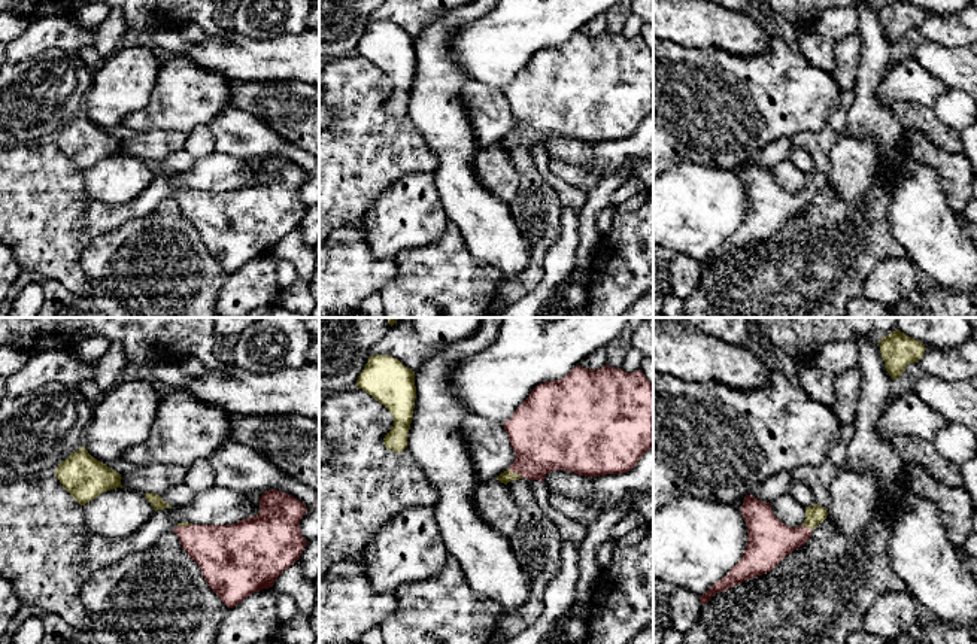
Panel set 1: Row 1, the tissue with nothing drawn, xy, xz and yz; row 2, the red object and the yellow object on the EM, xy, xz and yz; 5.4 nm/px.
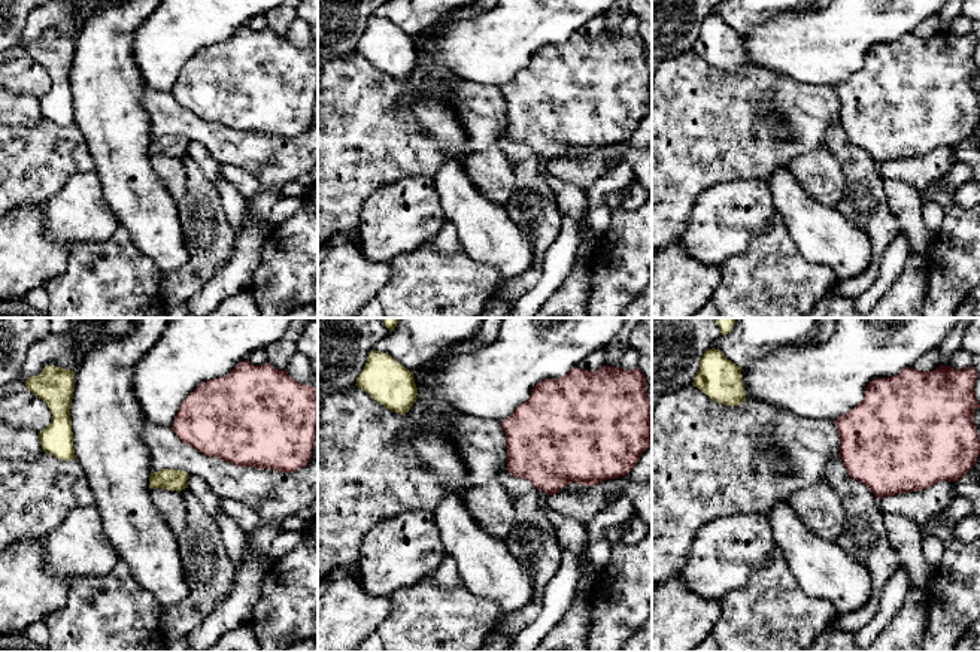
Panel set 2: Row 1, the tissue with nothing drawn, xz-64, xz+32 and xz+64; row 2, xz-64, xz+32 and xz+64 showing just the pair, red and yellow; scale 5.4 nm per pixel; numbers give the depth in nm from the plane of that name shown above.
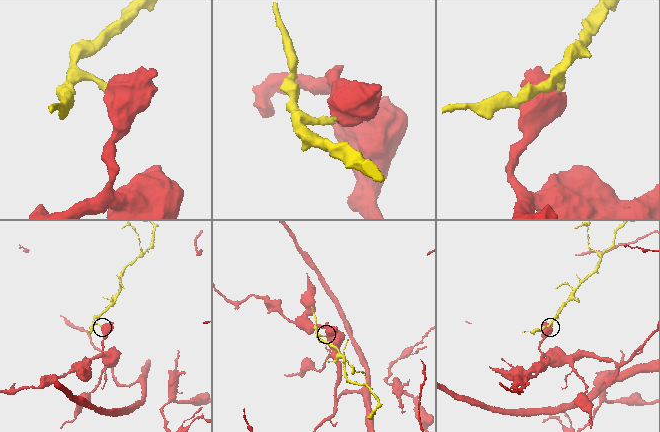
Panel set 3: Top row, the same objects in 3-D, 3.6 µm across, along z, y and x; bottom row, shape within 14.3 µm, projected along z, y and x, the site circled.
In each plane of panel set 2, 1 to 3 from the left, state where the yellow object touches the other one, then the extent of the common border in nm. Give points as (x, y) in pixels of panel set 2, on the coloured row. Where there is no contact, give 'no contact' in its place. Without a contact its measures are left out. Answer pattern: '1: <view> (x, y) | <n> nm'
1: no contact
2: no contact
3: no contact

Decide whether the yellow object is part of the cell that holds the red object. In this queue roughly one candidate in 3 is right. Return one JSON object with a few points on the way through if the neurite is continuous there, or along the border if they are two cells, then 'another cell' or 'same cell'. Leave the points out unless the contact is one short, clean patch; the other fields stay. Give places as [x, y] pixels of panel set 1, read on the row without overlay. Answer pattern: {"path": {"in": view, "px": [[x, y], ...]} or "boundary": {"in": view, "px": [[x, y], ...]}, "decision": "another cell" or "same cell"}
{"decision": "same cell"}

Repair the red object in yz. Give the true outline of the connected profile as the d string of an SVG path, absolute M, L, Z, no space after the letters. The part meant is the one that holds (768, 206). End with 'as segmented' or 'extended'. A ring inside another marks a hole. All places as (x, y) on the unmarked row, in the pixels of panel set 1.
M750 160L744 162L741 180L747 192L744 221L725 243L700 262L701 271L714 259L770 239L785 222L810 206L811 197L826 185L828 177L819 170L805 173L804 189L789 194L774 182L771 168L764 168Z; extended

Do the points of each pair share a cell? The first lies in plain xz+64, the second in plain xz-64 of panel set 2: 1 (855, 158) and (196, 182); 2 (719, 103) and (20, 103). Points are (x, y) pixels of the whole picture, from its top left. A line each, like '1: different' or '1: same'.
1: same
2: different

